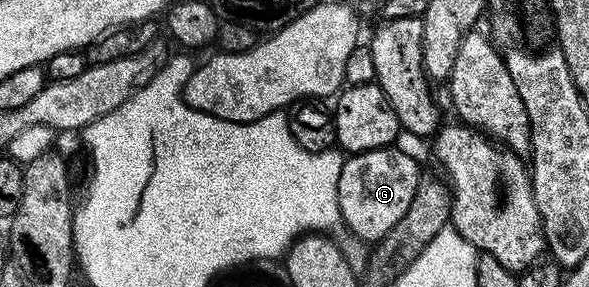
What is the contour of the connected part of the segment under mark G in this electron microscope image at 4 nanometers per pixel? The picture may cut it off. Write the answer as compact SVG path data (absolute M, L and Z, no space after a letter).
M398 146L347 155L342 161L338 183L342 224L350 227L351 234L358 240L383 240L388 230L408 214L412 194L416 194L419 182L417 162L408 153L401 152Z

